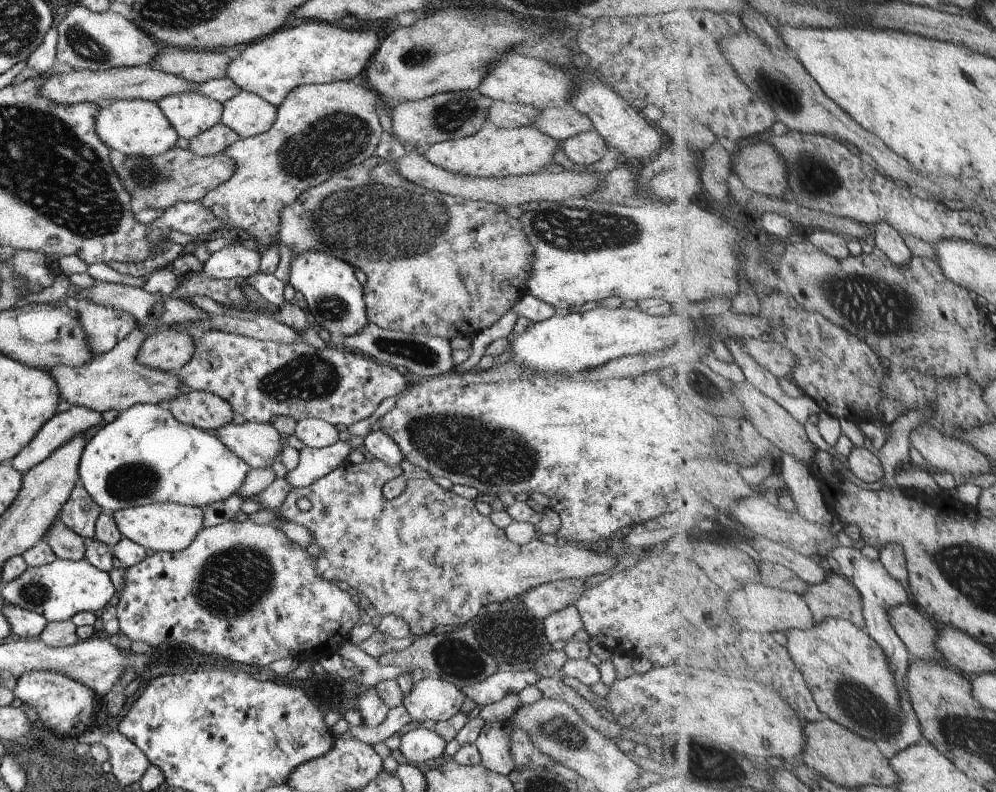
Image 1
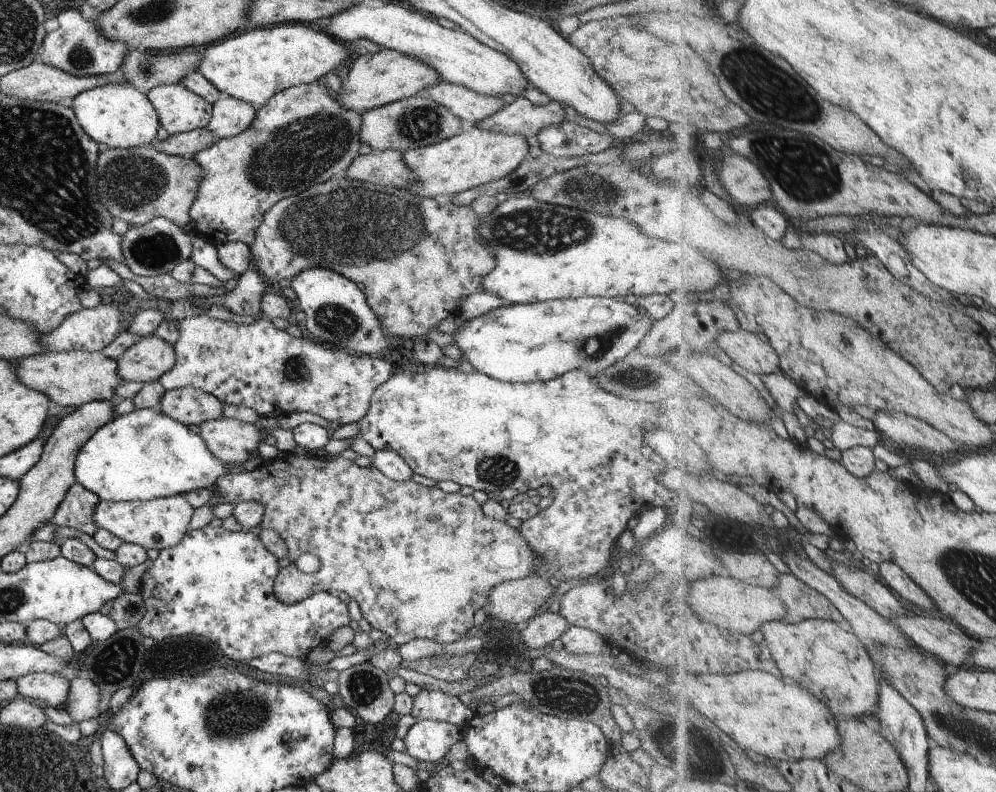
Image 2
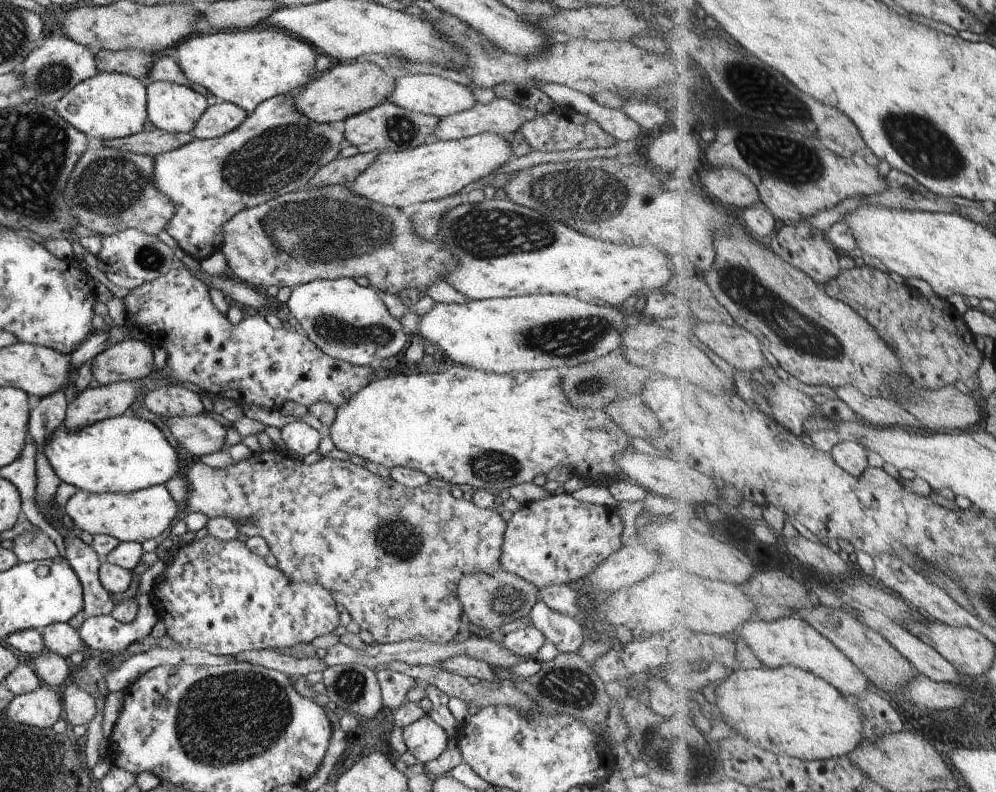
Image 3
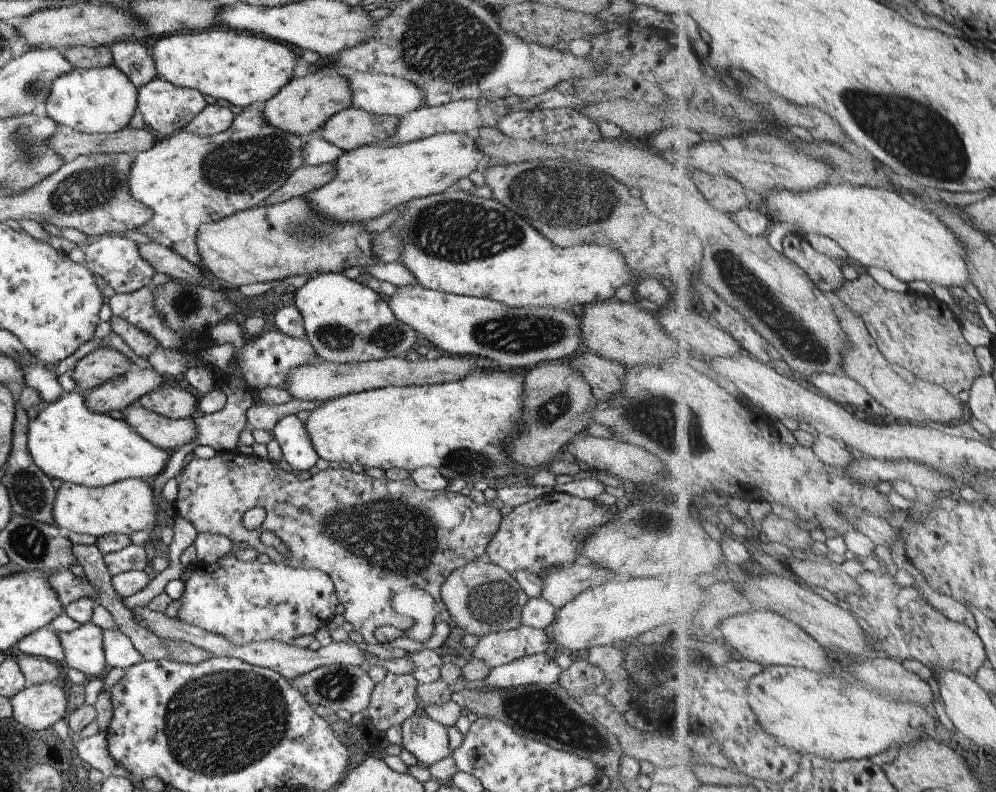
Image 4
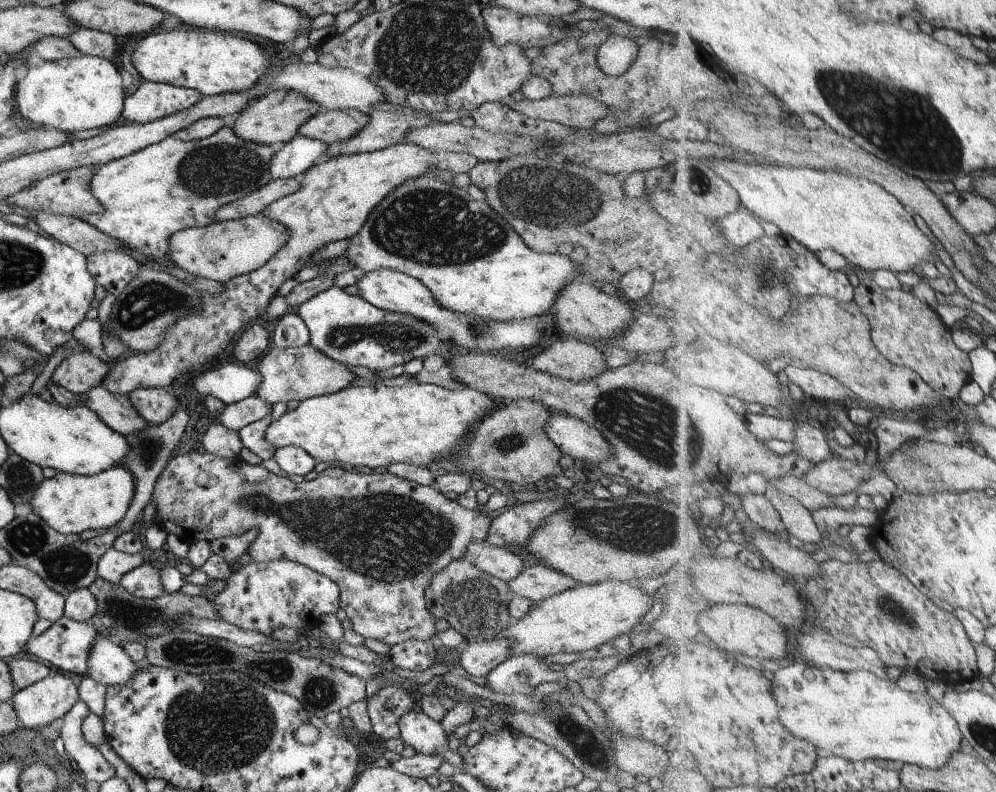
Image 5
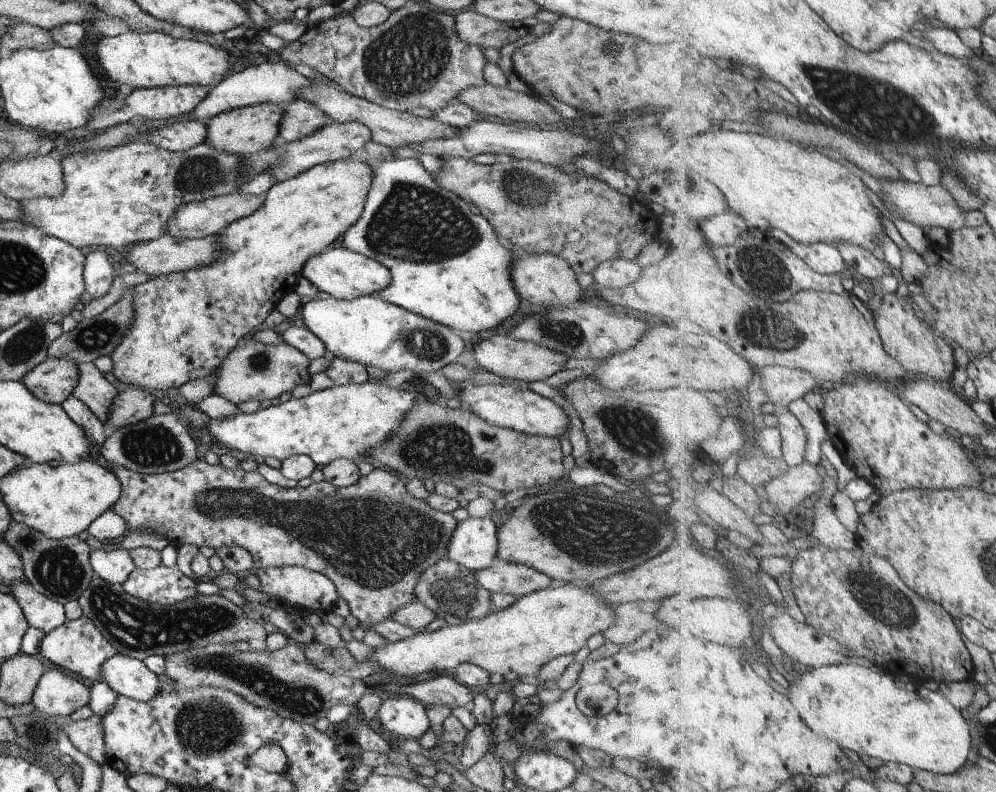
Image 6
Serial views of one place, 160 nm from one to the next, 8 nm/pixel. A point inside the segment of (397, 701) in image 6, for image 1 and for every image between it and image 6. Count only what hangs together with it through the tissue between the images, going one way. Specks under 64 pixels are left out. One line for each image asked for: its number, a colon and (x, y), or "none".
1: (418, 745)
2: (427, 741)
3: (425, 740)
4: (425, 739)
5: (425, 736)

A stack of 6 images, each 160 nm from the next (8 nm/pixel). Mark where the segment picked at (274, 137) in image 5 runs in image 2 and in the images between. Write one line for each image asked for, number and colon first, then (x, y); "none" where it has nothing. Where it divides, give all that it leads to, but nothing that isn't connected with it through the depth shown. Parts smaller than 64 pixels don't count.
2: (372, 80)
3: (347, 89)
4: (302, 106)

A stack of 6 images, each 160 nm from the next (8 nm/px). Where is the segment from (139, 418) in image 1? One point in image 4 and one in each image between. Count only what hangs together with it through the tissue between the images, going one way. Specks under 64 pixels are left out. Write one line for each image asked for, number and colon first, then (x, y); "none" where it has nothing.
2: (142, 455)
3: (122, 454)
4: (67, 441)

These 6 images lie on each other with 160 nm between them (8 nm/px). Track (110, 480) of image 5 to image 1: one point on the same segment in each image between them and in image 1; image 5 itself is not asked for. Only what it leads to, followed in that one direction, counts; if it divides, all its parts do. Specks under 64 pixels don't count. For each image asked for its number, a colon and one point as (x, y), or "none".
1: (167, 527)
2: (158, 523)
3: (137, 516)
4: (126, 506)

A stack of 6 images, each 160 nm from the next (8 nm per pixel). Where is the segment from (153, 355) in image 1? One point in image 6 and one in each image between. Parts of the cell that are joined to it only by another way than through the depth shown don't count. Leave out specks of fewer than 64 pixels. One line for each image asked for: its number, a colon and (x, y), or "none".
2: (144, 361)
3: (130, 359)
4: (103, 363)
5: (76, 373)
6: (52, 380)

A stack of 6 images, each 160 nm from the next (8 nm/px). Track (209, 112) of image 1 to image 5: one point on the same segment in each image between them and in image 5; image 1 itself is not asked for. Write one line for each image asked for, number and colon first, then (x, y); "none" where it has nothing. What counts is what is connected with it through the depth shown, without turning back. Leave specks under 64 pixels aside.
2: (178, 110)
3: (173, 108)
4: (164, 108)
5: (151, 101)

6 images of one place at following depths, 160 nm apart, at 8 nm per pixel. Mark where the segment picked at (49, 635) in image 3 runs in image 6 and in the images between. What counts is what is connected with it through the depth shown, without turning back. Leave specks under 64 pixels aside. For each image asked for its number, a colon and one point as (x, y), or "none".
4: (83, 647)
5: (107, 664)
6: (127, 676)

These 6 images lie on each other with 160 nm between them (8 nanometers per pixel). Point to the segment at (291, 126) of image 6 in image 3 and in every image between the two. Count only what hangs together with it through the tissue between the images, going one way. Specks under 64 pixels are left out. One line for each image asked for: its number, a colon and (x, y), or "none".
3: (386, 127)
4: (353, 127)
5: (329, 125)

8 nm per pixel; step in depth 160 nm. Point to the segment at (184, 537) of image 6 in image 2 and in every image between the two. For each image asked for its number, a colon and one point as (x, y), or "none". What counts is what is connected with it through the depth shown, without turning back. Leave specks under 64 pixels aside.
2: (418, 562)
3: (391, 556)
4: (372, 537)
5: (378, 538)

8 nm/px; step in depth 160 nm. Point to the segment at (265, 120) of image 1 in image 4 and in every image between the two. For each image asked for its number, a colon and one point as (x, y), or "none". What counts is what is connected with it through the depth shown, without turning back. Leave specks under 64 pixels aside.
2: (228, 117)
3: (222, 117)
4: (214, 118)

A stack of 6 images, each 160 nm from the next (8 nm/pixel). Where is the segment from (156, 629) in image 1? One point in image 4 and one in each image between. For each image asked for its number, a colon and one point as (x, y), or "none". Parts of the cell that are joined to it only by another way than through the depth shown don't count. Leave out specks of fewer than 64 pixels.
2: (215, 584)
3: (212, 595)
4: (244, 602)

